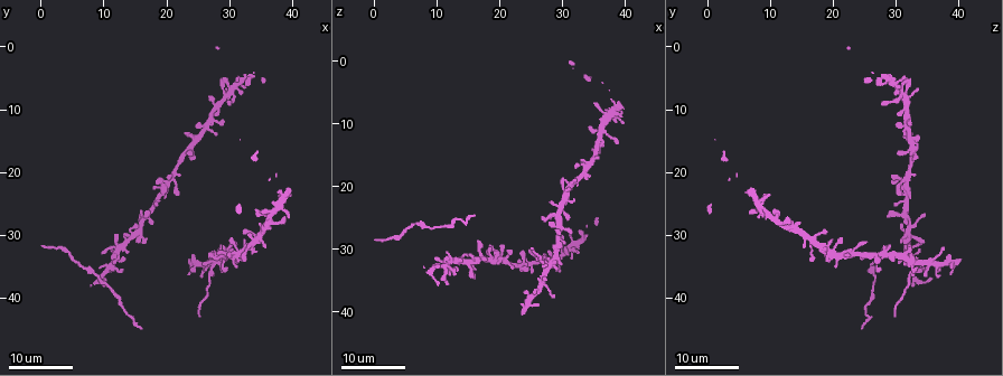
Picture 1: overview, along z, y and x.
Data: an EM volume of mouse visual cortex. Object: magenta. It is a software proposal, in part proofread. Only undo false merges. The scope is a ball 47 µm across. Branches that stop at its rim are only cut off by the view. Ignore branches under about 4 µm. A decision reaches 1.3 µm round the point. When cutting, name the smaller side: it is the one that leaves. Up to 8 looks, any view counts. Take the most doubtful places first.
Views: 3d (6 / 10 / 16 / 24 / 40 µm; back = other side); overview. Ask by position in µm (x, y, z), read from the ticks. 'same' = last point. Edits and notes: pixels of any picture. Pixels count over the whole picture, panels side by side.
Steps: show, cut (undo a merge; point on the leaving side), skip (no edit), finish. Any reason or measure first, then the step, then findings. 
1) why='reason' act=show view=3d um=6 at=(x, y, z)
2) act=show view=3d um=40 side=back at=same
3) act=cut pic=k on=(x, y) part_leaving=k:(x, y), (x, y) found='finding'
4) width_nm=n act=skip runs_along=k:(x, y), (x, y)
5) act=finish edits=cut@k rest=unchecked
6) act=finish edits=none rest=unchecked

why='three-way junction' act=show view=3d um=16 at=(11.5, 34.0, 31.5)

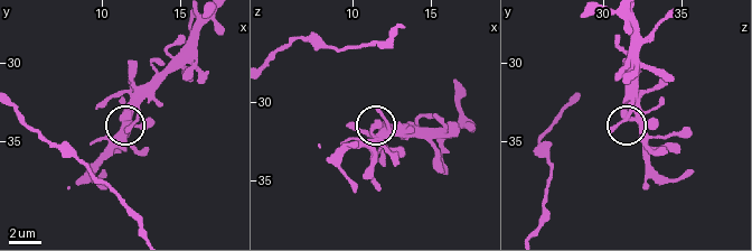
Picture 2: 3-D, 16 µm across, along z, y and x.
act=show view=3d um=10 at=(11.4, 33.4, 31.6)

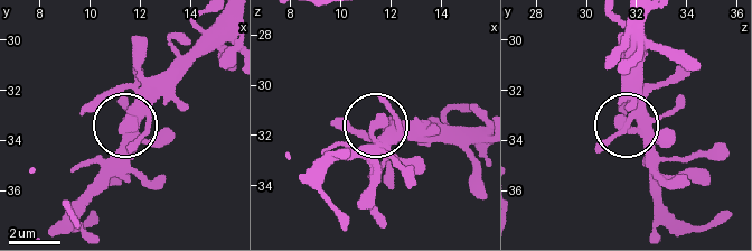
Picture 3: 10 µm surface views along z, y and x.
width_nm=360 act=skip found='one neuron here'

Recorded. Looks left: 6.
act=show view=3d um=24 at=(15.0, 30.0, 32.0)

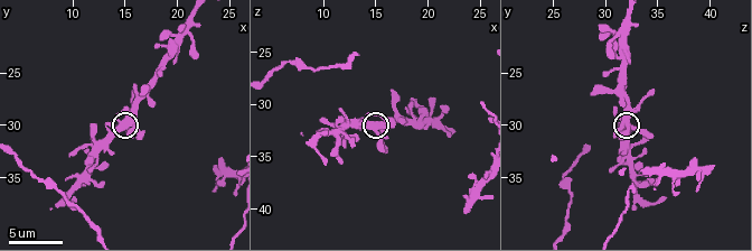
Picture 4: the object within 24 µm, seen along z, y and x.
act=show view=3d um=6 at=(15.0, 29.6, 31.8)

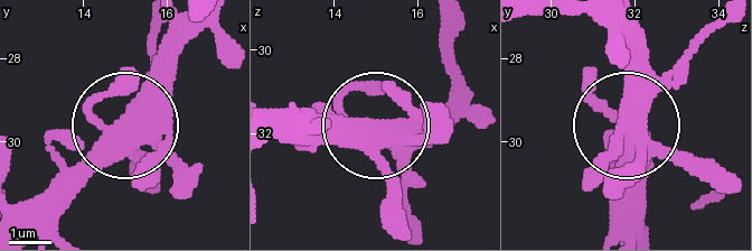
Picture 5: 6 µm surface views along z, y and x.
act=skip found='one neuron here'

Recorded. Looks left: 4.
act=show view=3d um=16 at=(9.0, 36.4, 26.6)

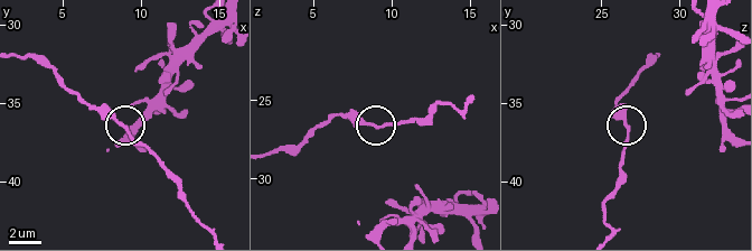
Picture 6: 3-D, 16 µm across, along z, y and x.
act=skip found='all the same neuron'

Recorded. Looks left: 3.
why='four or more arms meet' act=show view=3d um=16 at=(30.0, 32.0, 23.0)

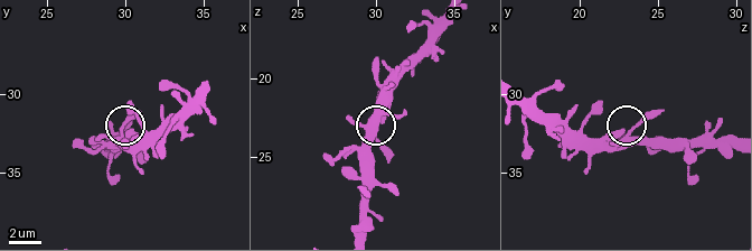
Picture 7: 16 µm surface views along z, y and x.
act=show view=3d um=10 at=(29.8, 32.2, 23.4)

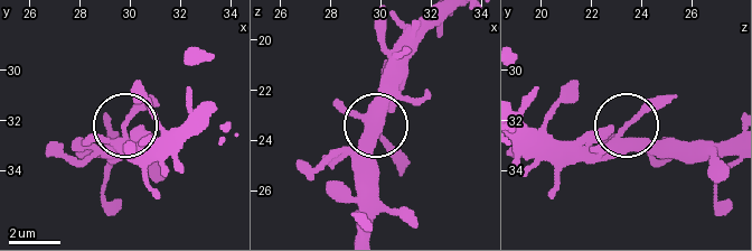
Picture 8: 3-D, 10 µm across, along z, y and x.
width_nm=270 act=skip runs_along=8:(733, 149), (649, 149), (637, 142), (626, 126), (666, 100) found='continuous, no second neuron'

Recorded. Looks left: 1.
act=finish edits=none rest=unchecked

